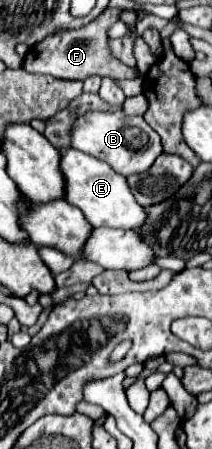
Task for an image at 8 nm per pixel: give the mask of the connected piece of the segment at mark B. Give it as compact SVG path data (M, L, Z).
M87 112L83 114L71 132L71 144L75 150L91 154L99 160L105 160L123 176L141 174L141 170L149 170L159 154L163 154L159 134L143 120L143 116L125 116L119 112Z

